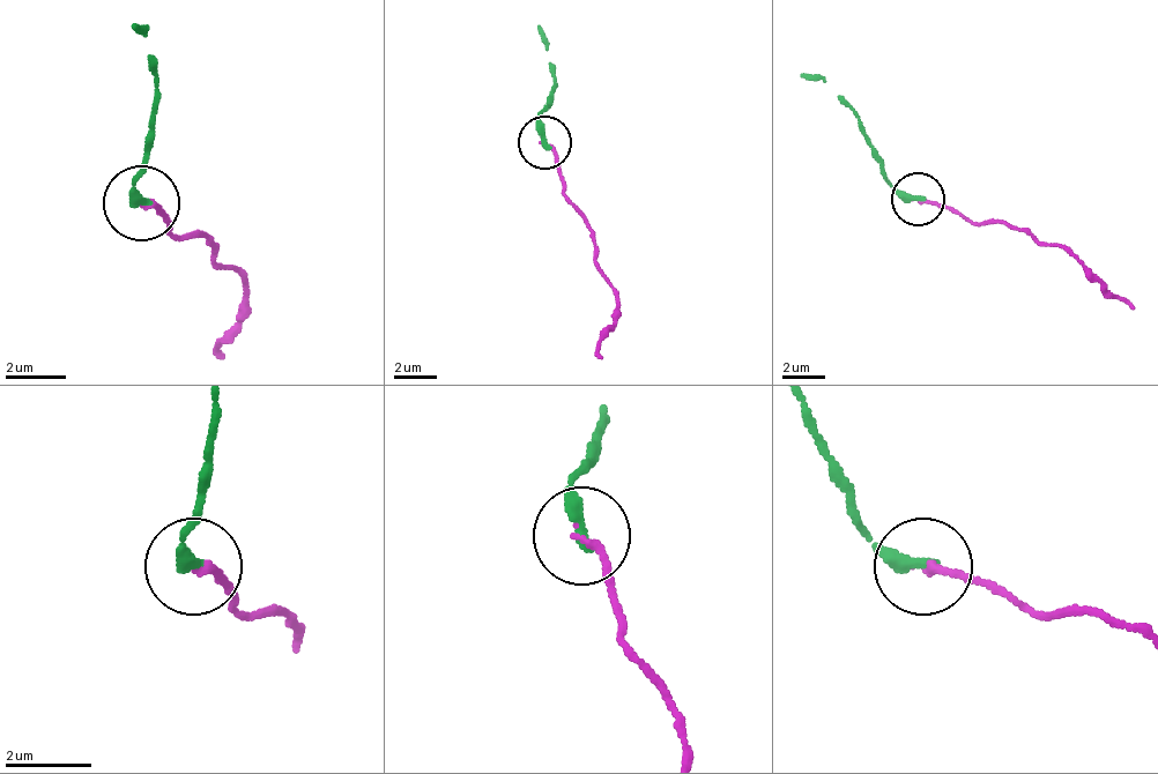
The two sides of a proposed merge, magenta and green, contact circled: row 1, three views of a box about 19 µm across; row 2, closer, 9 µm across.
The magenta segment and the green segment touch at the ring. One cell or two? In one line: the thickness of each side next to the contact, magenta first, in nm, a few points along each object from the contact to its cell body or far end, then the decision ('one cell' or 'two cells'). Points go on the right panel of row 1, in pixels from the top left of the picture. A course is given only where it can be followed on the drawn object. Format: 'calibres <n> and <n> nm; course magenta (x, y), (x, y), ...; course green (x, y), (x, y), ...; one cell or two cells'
calibres 160 and 360 nm; course magenta (917, 203), (959, 208), (974, 224), (1012, 224), (1070, 251), (1135, 310); course green (917, 198), (890, 181), (852, 113), (825, 81), (799, 75); one cell

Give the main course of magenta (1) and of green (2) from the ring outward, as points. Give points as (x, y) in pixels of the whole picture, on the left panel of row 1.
1: (143, 208), (165, 216), (180, 238), (203, 238), (242, 276), (242, 314), (219, 337), (227, 359)
2: (143, 201), (135, 178), (158, 80), (143, 35), (135, 27)

